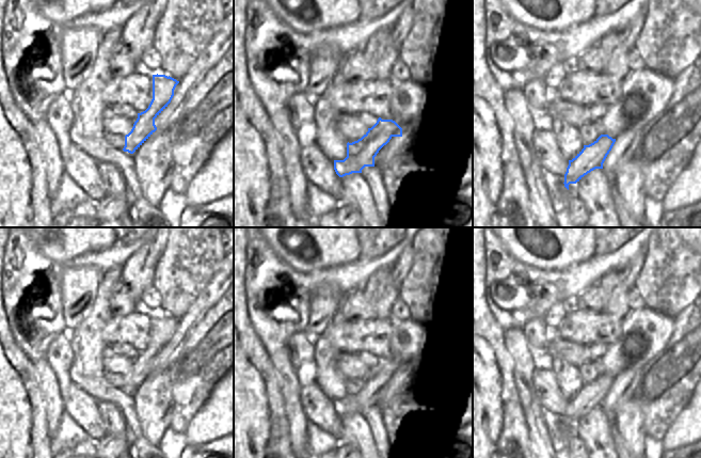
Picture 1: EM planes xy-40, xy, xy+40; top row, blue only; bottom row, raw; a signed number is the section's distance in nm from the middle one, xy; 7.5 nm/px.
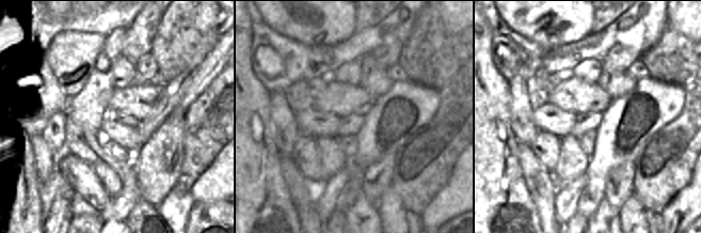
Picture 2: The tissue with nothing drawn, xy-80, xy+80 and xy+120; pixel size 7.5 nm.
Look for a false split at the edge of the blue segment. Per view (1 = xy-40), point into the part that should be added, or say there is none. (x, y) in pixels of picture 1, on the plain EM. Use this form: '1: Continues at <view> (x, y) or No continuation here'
1: No continuation here.

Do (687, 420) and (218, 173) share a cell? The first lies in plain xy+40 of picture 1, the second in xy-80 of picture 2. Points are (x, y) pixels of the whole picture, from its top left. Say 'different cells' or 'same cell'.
same cell

